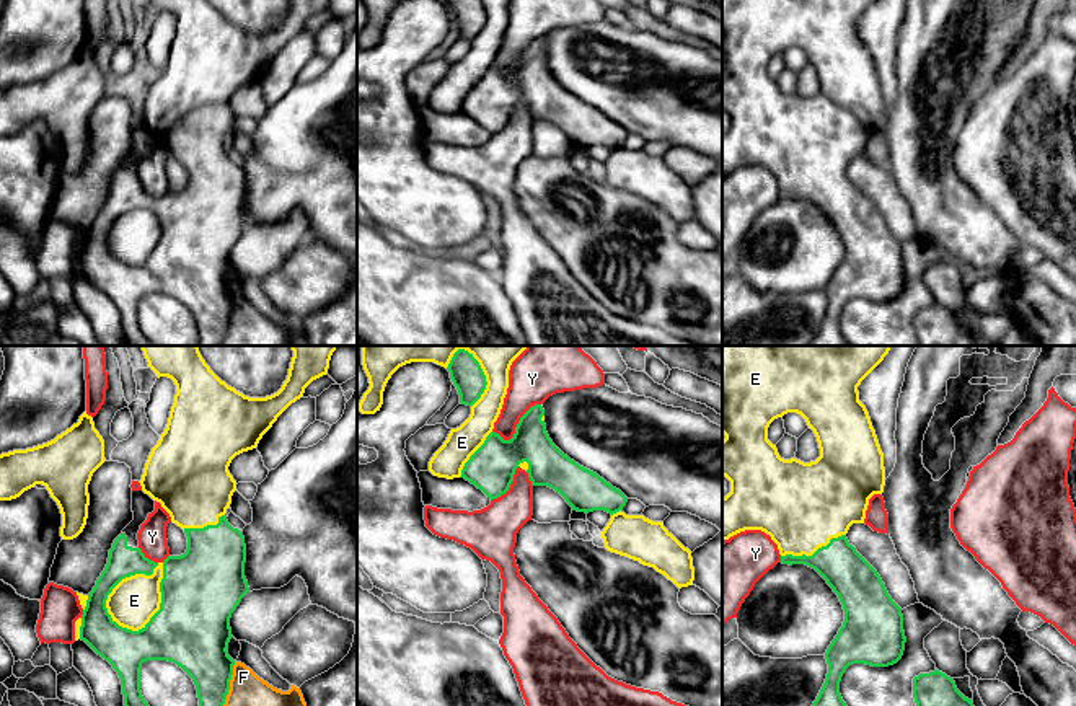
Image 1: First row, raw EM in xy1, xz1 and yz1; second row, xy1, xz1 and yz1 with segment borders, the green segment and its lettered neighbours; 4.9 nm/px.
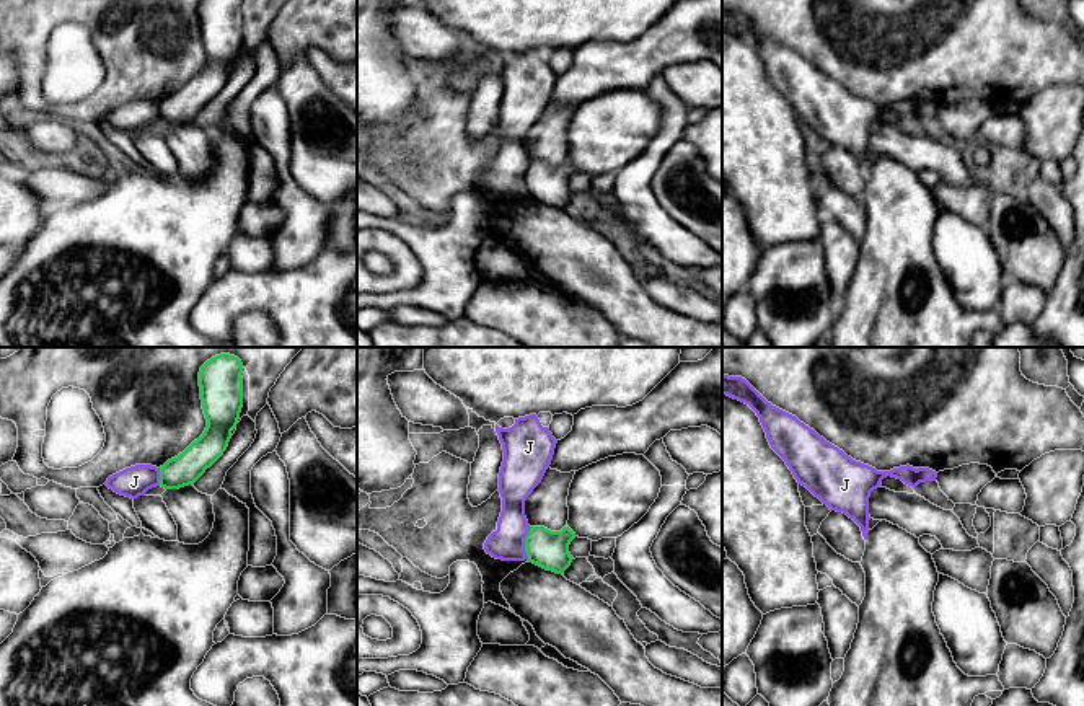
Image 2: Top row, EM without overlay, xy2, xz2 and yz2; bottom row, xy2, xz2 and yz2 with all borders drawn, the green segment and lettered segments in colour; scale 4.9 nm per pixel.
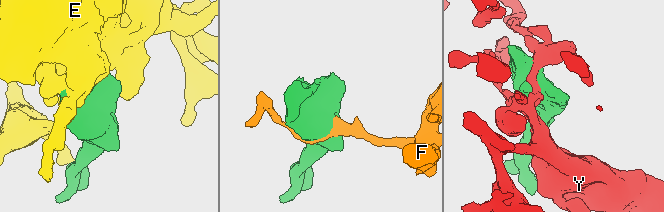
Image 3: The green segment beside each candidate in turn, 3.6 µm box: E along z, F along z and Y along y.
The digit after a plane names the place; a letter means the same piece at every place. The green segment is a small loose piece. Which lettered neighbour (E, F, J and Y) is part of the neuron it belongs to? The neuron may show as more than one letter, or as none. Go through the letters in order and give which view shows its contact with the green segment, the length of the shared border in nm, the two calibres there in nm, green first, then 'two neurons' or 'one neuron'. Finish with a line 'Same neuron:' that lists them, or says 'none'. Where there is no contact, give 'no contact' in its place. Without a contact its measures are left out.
E: xy1 | 380 nm | 380/240 nm | one neuron
F: xy1 | 260 nm | 280/300 nm | two neurons
J: xz2 | 160 nm | 190/170 nm | two neurons
Y: xz1 | 280 nm | 240/200 nm | two neurons
Same neuron: E

